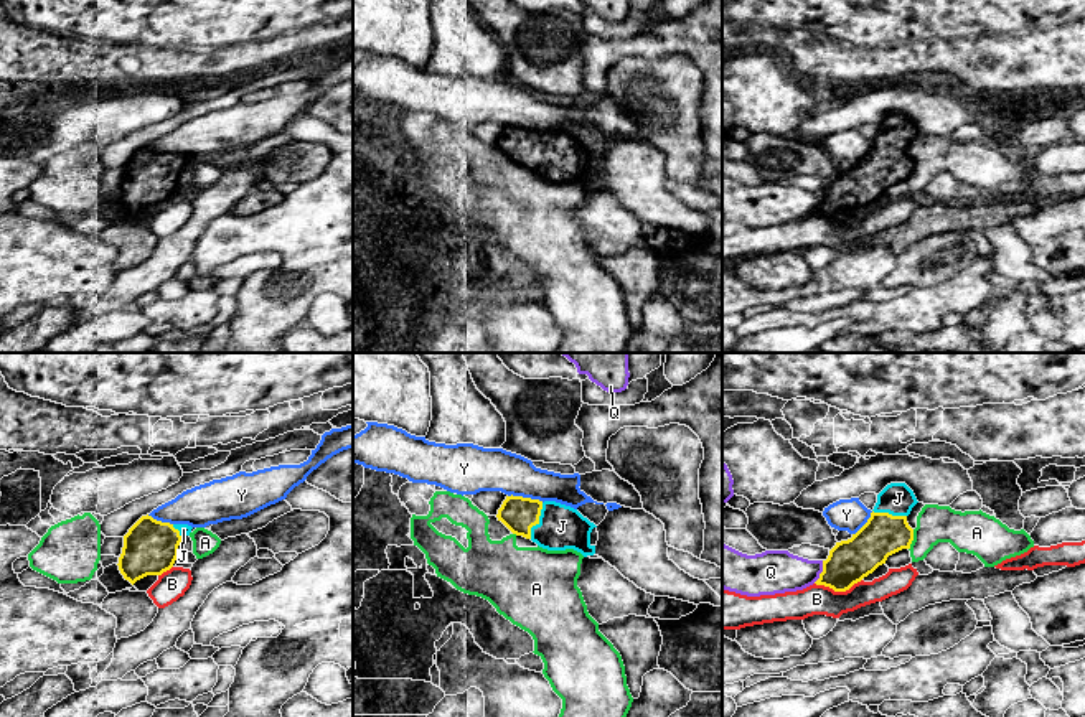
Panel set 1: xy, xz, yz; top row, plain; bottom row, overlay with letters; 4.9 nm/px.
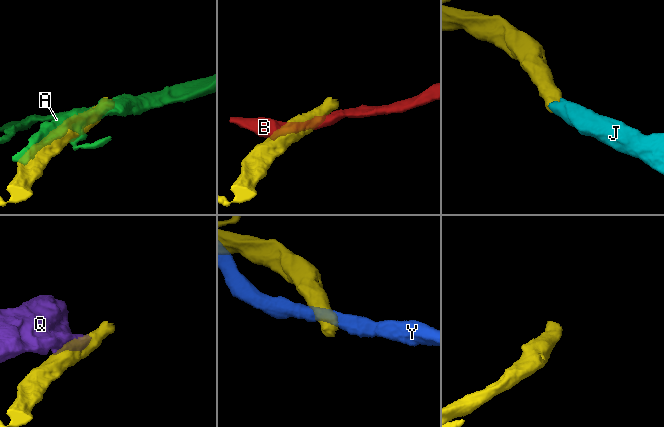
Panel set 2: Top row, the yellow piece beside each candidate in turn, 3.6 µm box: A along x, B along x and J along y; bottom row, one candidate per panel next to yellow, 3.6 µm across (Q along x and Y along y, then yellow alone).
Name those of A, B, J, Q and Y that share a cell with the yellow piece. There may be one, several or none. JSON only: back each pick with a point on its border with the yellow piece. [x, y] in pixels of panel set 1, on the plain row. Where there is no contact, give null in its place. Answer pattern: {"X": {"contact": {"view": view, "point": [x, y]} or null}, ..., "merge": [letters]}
{"J": {"contact": {"view": "xz", "point": [538, 152]}}, "merge": ["J"]}

